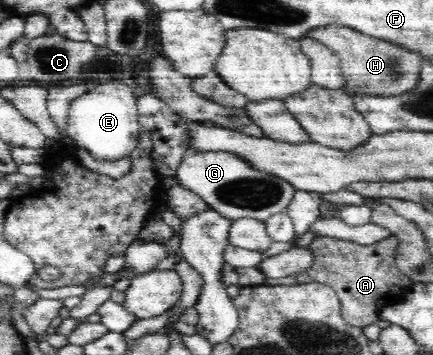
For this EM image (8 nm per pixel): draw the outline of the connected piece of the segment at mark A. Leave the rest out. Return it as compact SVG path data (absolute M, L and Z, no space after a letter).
M389 235L376 242L361 245L355 241L331 236L316 236L309 246L313 252L313 267L302 273L283 277L279 280L265 281L267 286L285 286L316 282L329 285L339 297L343 319L348 325L363 328L376 323L383 307L397 306L407 299L407 291L415 283L401 274L396 265L399 240L396 235Z

